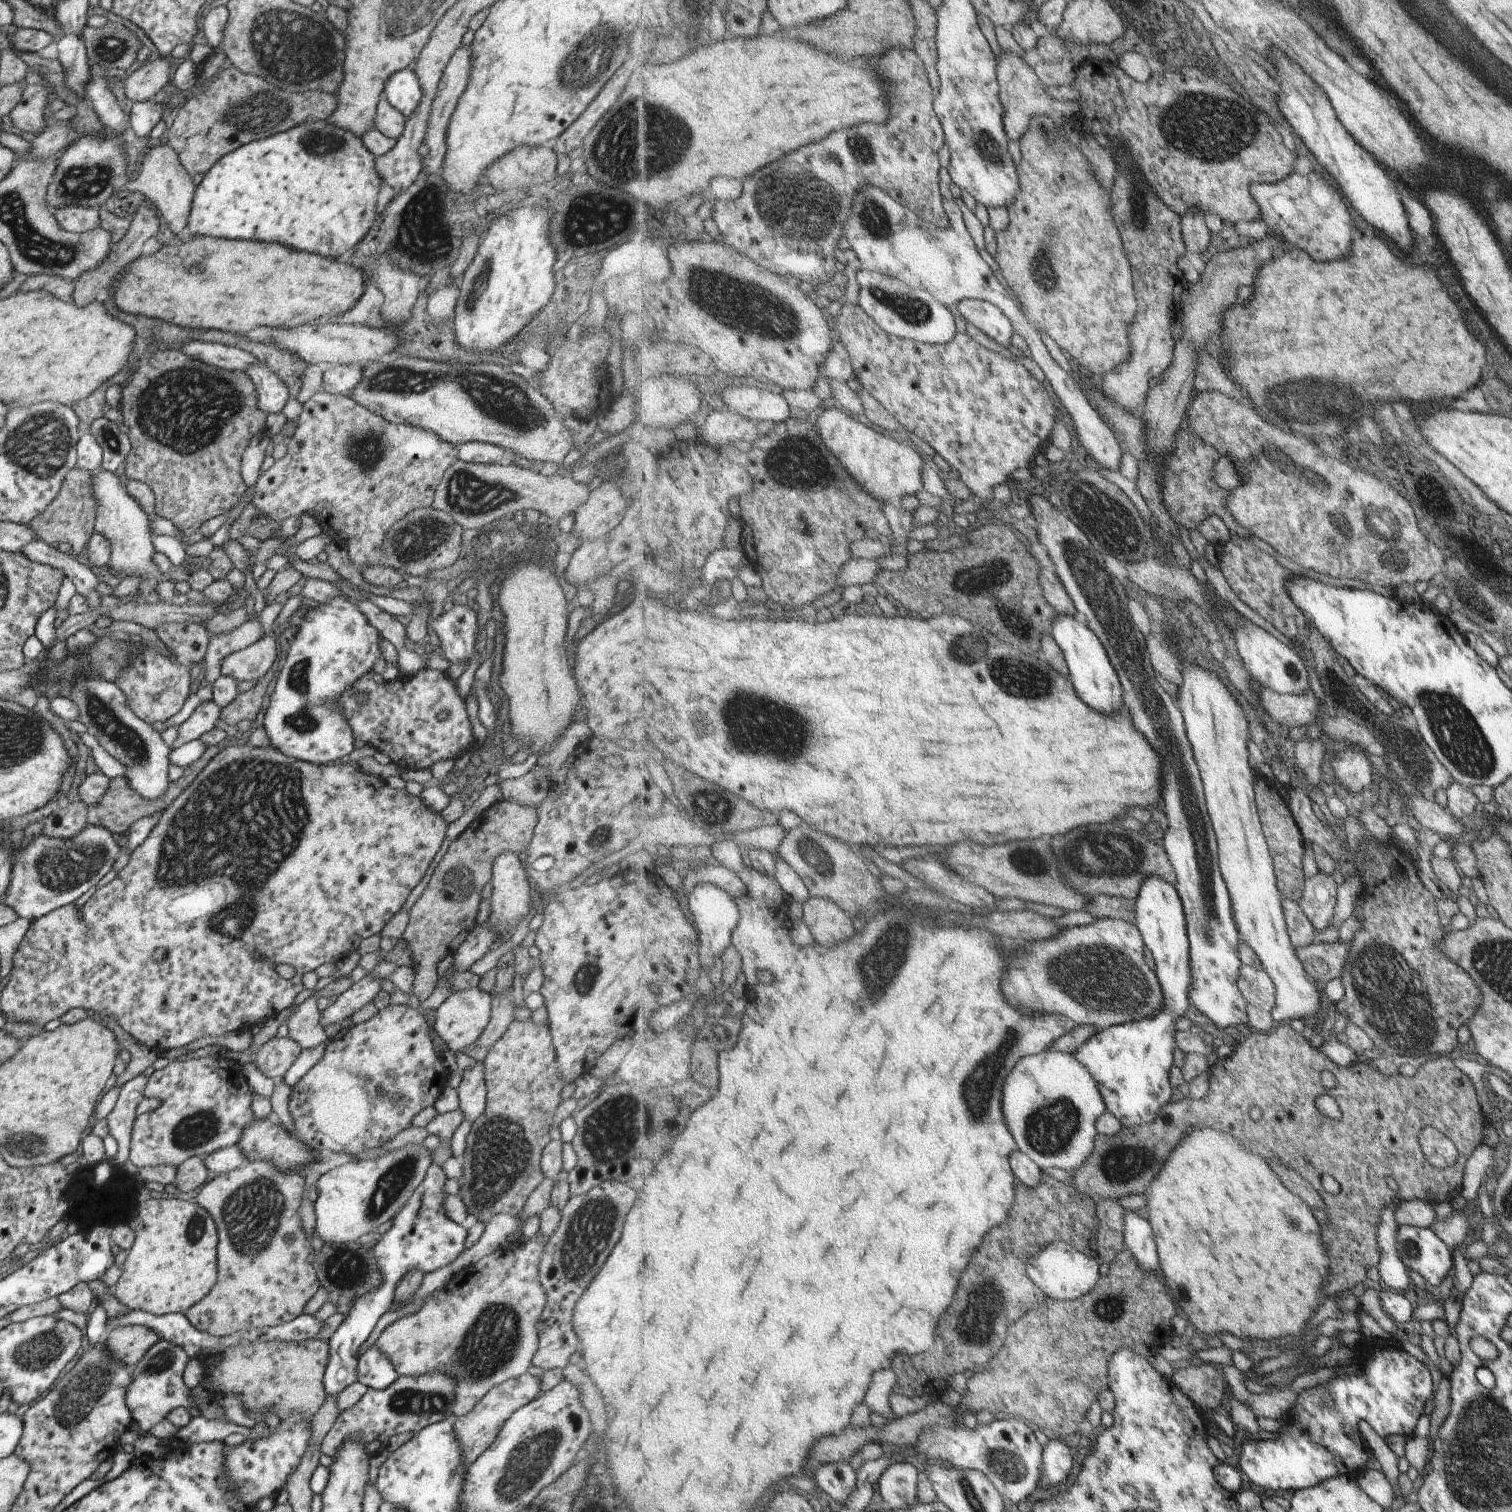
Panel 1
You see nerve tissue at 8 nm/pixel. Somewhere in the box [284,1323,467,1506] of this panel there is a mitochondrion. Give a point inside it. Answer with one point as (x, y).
(406, 1402)

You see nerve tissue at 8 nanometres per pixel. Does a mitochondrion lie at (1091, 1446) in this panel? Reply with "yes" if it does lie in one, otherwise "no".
no

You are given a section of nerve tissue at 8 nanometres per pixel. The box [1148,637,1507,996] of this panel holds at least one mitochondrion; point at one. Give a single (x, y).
(1461, 742)

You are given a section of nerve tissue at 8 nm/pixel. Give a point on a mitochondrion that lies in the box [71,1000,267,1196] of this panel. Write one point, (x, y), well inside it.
(196, 1129)

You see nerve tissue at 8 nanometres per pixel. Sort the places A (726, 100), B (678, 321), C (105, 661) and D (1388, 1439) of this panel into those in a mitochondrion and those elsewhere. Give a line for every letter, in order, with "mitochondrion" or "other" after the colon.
A: other
B: other
C: mitochondrion
D: other

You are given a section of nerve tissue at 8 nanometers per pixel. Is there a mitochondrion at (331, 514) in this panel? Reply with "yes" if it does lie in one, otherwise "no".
no

